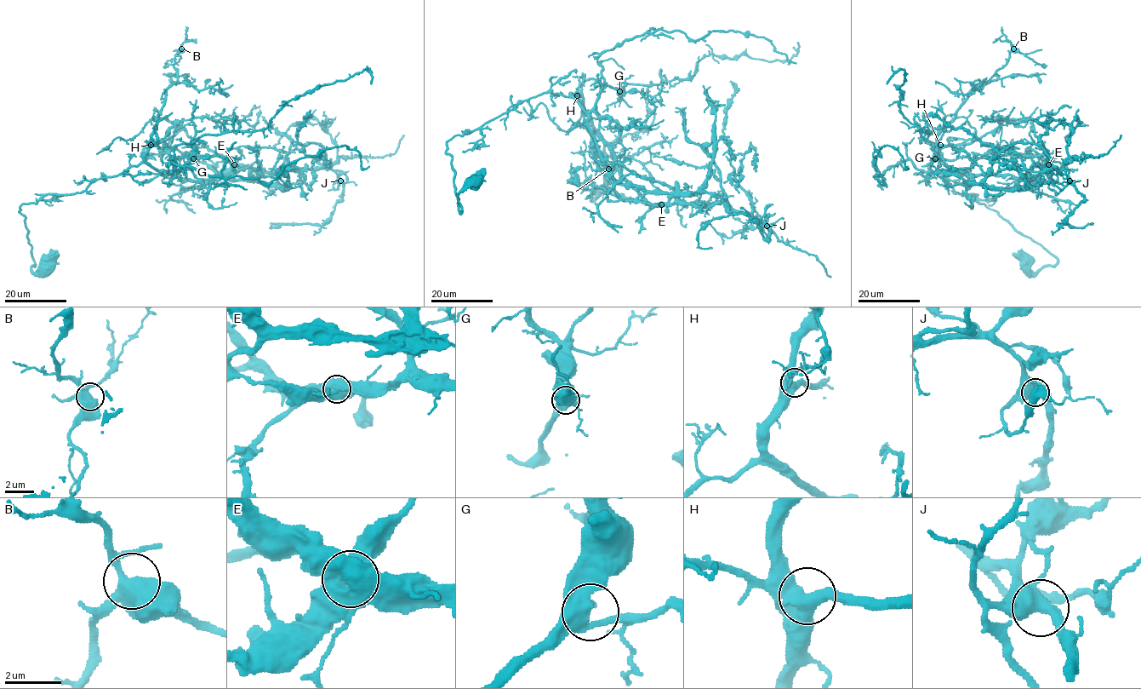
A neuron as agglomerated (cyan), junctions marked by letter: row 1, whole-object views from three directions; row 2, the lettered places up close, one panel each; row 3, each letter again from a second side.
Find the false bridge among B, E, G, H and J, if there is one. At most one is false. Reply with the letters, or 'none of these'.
E

